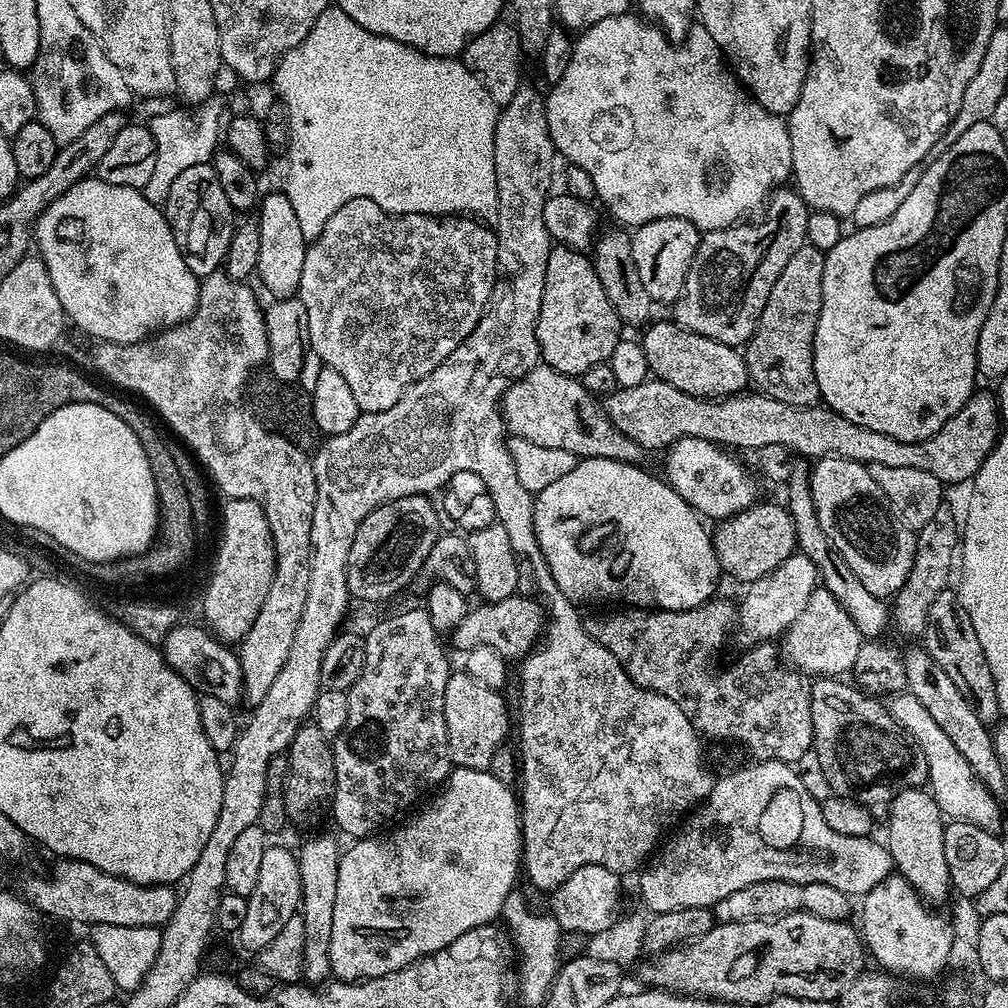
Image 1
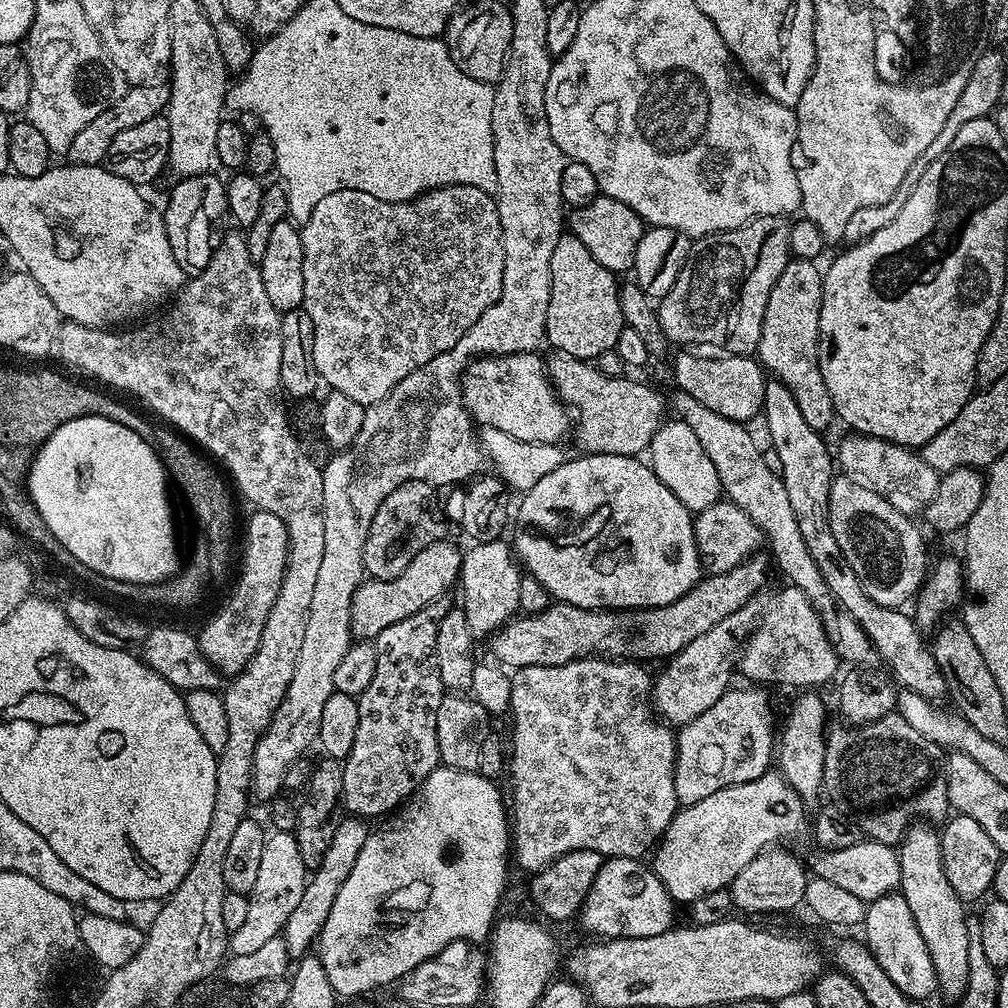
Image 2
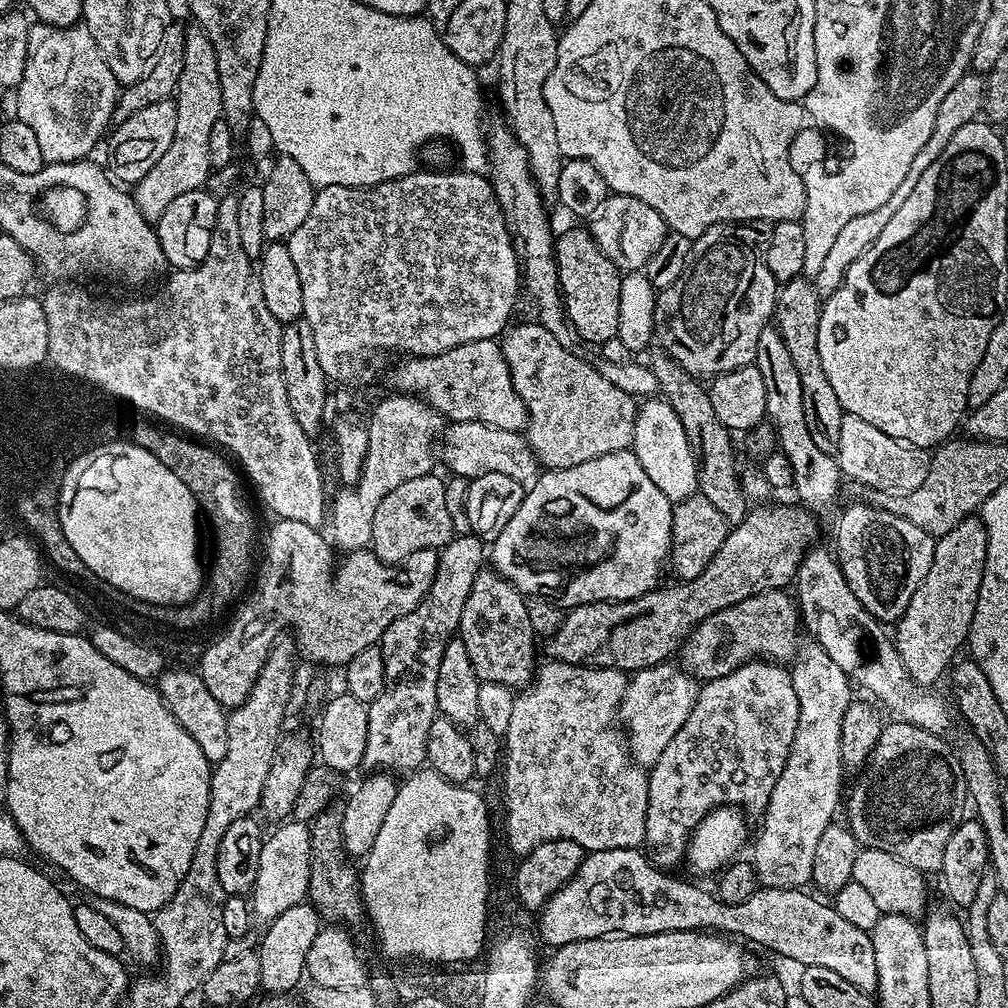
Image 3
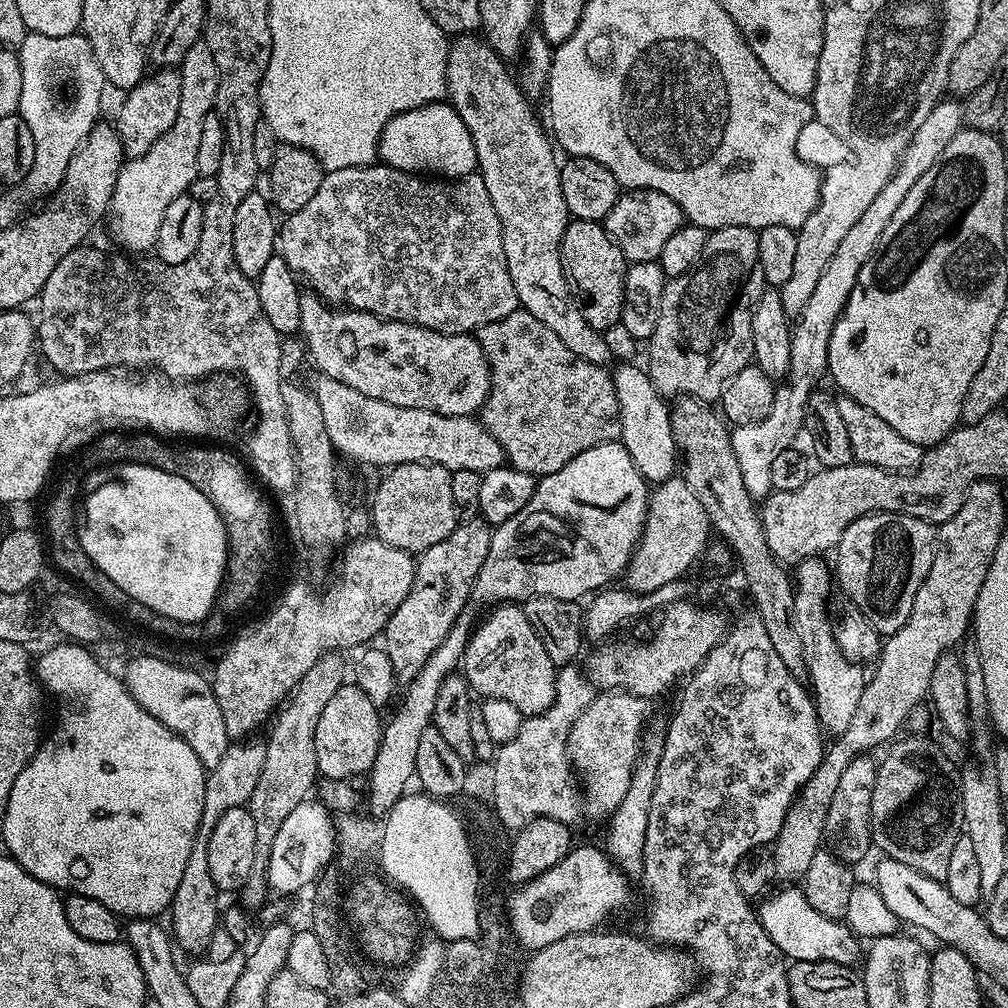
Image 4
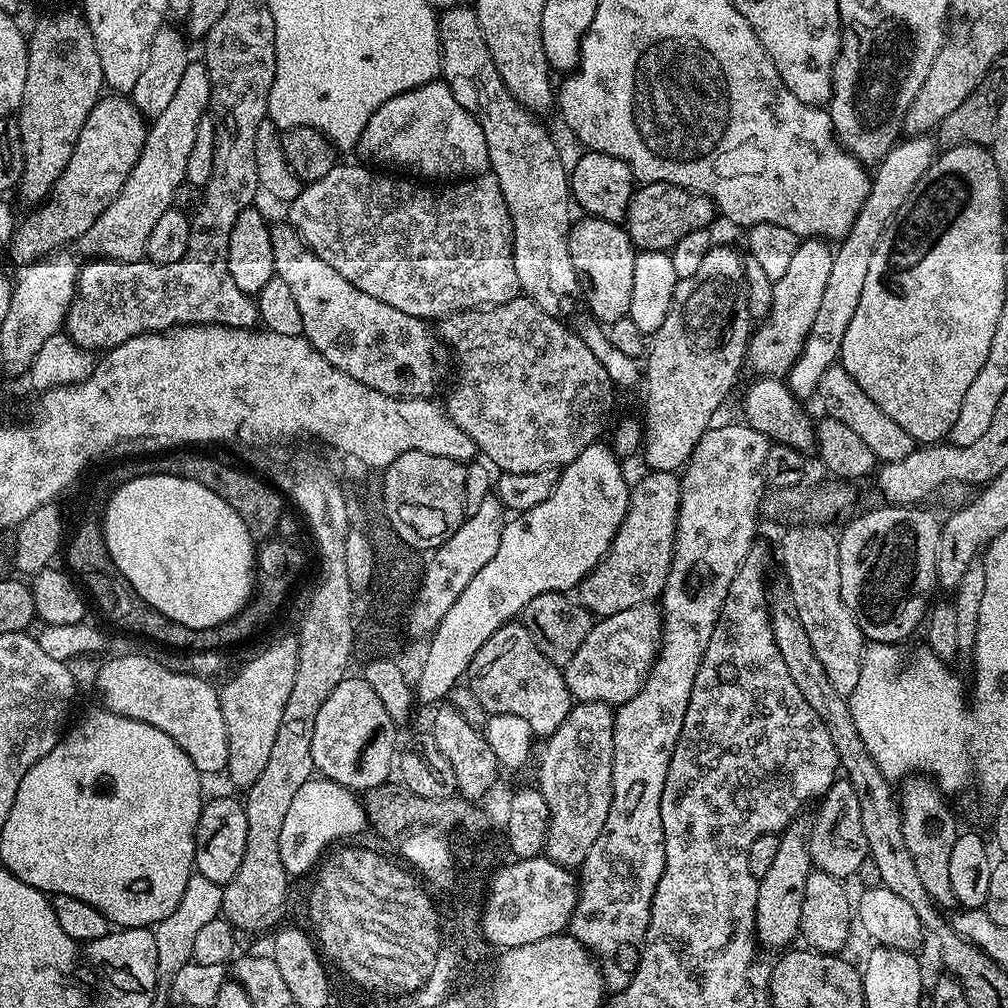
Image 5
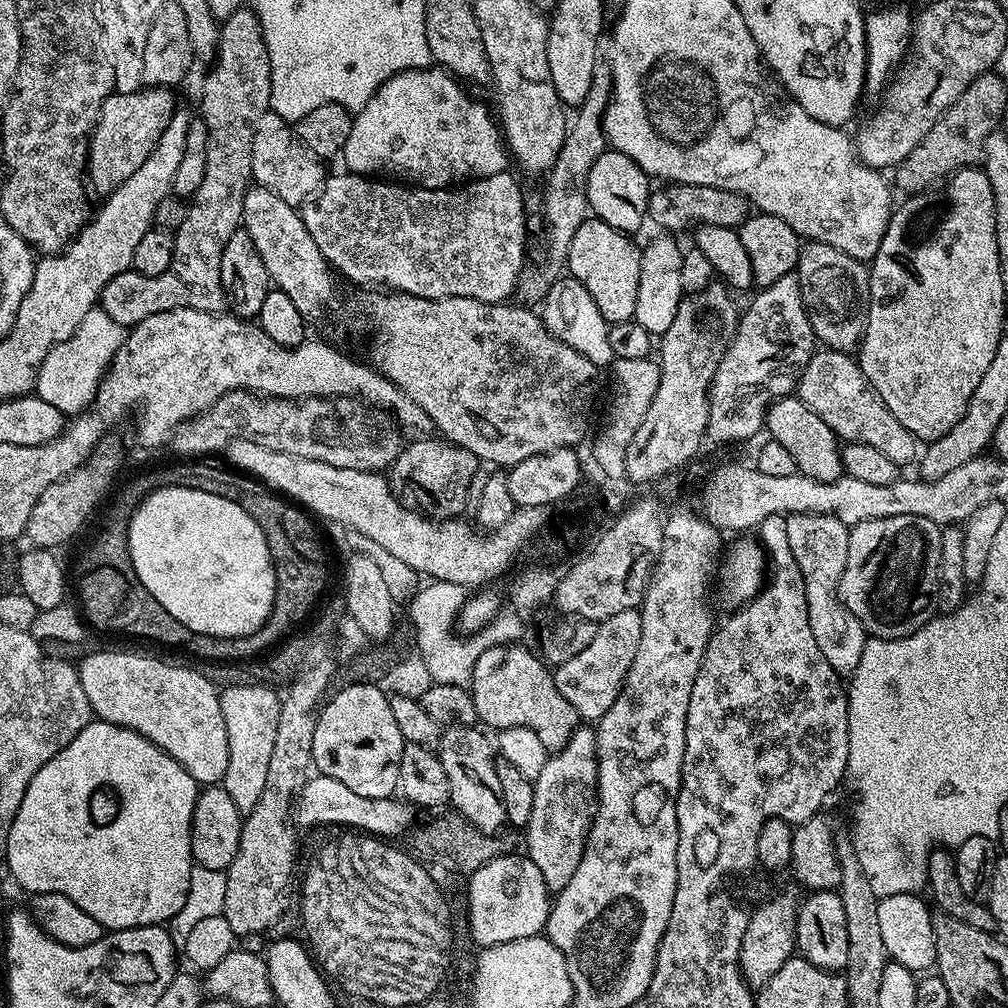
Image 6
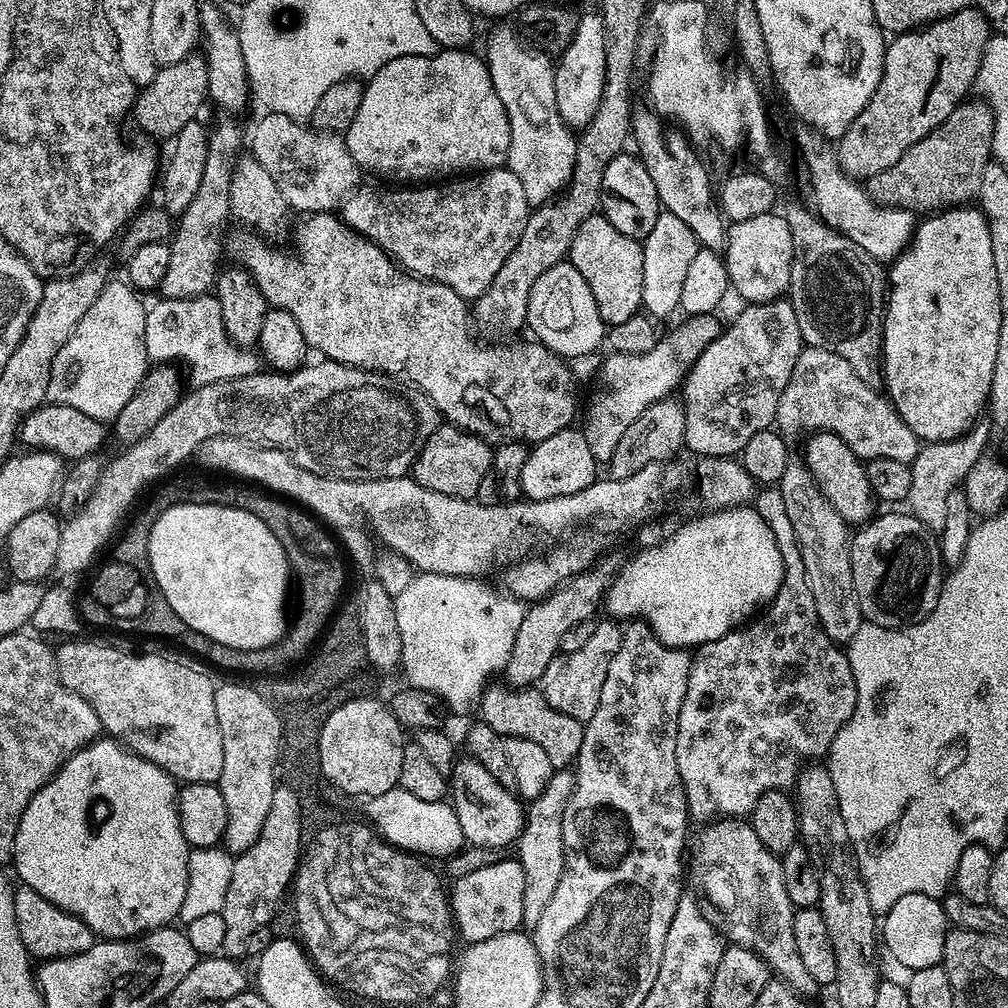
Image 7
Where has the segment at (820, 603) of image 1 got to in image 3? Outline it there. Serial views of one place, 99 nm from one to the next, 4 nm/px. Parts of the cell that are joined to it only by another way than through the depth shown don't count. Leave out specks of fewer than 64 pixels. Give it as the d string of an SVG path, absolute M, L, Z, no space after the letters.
M775 588L710 614L710 618L697 624L684 639L678 649L678 660L688 675L707 682L722 678L757 658L787 665L795 660L801 643L802 617L797 601L787 591Z

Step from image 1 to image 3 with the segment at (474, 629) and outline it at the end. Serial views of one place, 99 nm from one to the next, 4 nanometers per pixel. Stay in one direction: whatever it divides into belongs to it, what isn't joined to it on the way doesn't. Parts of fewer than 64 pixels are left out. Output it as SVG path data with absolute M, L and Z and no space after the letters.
M795 503L792 504L776 504L773 508L764 508L768 506L753 507L748 515L745 516L743 522L735 525L735 527L729 531L727 538L724 539L722 546L718 550L718 554L714 554L710 566L706 566L706 570L702 570L702 574L698 574L698 578L672 582L672 585L670 585L669 588L667 588L667 586L661 586L655 588L653 592L647 592L633 600L603 600L597 604L580 604L576 608L567 609L567 611L563 613L563 620L558 626L556 632L547 637L546 643L548 643L548 652L552 655L549 657L551 657L553 661L562 664L582 664L585 668L617 668L619 672L635 674L641 672L643 668L653 668L655 664L663 664L669 658L675 657L680 645L683 644L684 639L691 634L693 628L695 628L697 624L701 624L706 618L710 618L710 614L714 614L718 610L726 610L726 606L734 606L738 602L742 602L754 594L762 594L766 590L774 590L775 588L781 590L787 589L789 585L795 581L796 571L802 562L802 558L808 553L809 548L817 543L817 517L809 512L807 508L797 506Z

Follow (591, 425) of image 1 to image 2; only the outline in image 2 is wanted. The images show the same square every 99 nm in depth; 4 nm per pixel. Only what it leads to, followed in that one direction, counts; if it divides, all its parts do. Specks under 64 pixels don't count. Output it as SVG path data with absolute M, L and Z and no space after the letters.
M519 352L509 356L482 356L469 363L460 378L460 398L477 425L485 424L486 427L508 436L509 441L560 444L567 432L569 435L569 409L564 401L557 396L555 388L552 387L545 361L539 360L538 357L536 352Z

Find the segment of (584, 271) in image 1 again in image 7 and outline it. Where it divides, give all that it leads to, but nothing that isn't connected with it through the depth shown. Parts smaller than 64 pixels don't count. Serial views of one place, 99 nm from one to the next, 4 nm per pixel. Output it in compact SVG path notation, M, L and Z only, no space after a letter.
M603 214L586 218L580 232L574 234L567 259L576 267L578 274L586 278L594 302L598 302L598 314L602 314L605 325L626 322L626 318L637 315L642 308L642 258L644 246L641 241L622 234Z

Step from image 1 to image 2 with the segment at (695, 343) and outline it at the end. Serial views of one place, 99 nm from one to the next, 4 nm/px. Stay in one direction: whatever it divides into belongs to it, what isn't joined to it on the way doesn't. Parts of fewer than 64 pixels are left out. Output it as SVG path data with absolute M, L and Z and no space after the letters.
M692 350L681 352L684 353L672 364L672 372L676 375L675 387L681 388L686 394L691 394L694 398L698 398L698 402L702 402L702 406L714 410L714 414L722 414L722 418L749 422L748 420L754 419L755 416L757 419L761 415L768 380L759 359L753 358L751 355L704 354L708 356L695 356L692 353L695 351Z

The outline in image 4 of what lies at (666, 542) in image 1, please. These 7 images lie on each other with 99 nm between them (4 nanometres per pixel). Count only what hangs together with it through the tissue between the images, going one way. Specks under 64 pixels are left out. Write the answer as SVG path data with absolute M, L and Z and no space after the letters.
M609 442L590 446L590 450L582 450L578 458L570 458L562 470L554 470L554 474L539 477L534 494L514 518L506 522L495 525L490 542L490 550L486 554L486 562L482 562L482 570L478 570L478 578L472 587L472 600L475 603L488 604L487 606L499 606L505 602L525 602L536 597L548 597L550 599L562 599L579 601L580 596L587 597L589 594L595 594L611 585L613 582L625 575L628 570L628 564L632 560L633 554L640 543L640 535L644 533L644 526L648 523L648 497L650 495L650 485L644 479L644 475L634 466L630 454L625 450L623 444L619 442Z

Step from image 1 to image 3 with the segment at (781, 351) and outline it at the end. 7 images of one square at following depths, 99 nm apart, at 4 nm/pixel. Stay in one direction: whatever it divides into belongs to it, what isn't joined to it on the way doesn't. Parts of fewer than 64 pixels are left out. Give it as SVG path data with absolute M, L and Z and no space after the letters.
M797 278L781 284L776 294L774 327L782 334L782 342L786 342L786 350L790 352L790 359L798 370L798 382L802 382L802 410L806 414L806 426L810 426L810 438L814 438L814 446L818 446L823 453L835 456L845 412L830 386L830 381L826 378L826 370L822 370L822 358L818 358L818 322L821 307L822 298L816 293L815 283L811 279Z

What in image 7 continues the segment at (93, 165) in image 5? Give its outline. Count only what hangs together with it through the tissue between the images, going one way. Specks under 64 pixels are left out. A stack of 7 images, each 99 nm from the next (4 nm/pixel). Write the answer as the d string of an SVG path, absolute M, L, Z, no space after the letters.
M193 54L185 60L157 67L154 78L139 89L134 105L136 124L148 136L167 141L178 134L186 122L197 119L200 107L208 100L208 75L203 55Z

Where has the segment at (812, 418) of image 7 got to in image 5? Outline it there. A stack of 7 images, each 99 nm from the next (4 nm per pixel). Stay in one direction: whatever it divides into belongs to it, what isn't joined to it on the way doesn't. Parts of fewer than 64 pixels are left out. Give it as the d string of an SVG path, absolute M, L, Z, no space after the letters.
M833 366L826 370L826 374L822 374L818 400L824 403L823 411L827 415L838 418L838 422L846 422L846 426L850 426L850 430L854 430L854 434L858 434L858 438L862 438L862 442L866 442L866 446L874 450L877 461L901 460L912 452L912 436L906 434L906 430L902 430L902 426L894 422L894 418L882 414L882 410L874 406L870 394L866 394L866 390L862 390L862 386L858 386L858 382L854 382L854 378L850 378L844 368Z

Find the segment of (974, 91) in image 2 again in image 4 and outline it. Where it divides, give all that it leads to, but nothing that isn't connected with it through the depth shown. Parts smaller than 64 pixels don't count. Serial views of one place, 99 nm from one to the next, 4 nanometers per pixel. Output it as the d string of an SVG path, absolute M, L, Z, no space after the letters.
M956 98L937 100L934 110L926 114L922 126L914 130L914 138L910 138L906 150L901 154L890 182L886 182L886 186L878 190L874 202L870 202L870 207L858 217L858 222L854 222L854 227L842 237L842 243L838 246L838 250L834 250L826 270L822 270L817 286L810 294L810 302L806 302L800 315L795 317L790 338L788 374L779 381L778 387L773 391L770 414L766 414L766 418L758 422L737 424L731 429L734 454L738 458L738 466L742 466L746 490L752 495L753 500L762 502L774 491L770 482L772 463L778 458L778 454L782 454L782 450L791 448L797 443L796 435L801 435L808 400L812 393L817 391L819 384L816 383L822 378L825 379L828 370L830 334L834 334L834 326L850 298L850 290L854 290L854 282L858 282L858 274L862 266L866 266L870 254L874 254L878 246L878 238L882 238L886 226L890 226L890 218L894 218L894 213L897 212L898 206L902 206L906 194L910 194L914 182L918 182L918 178L922 178L922 174L926 174L926 170L934 166L938 154L942 154L942 150L950 146L950 138L954 138L954 134L958 134L963 128L963 103Z

